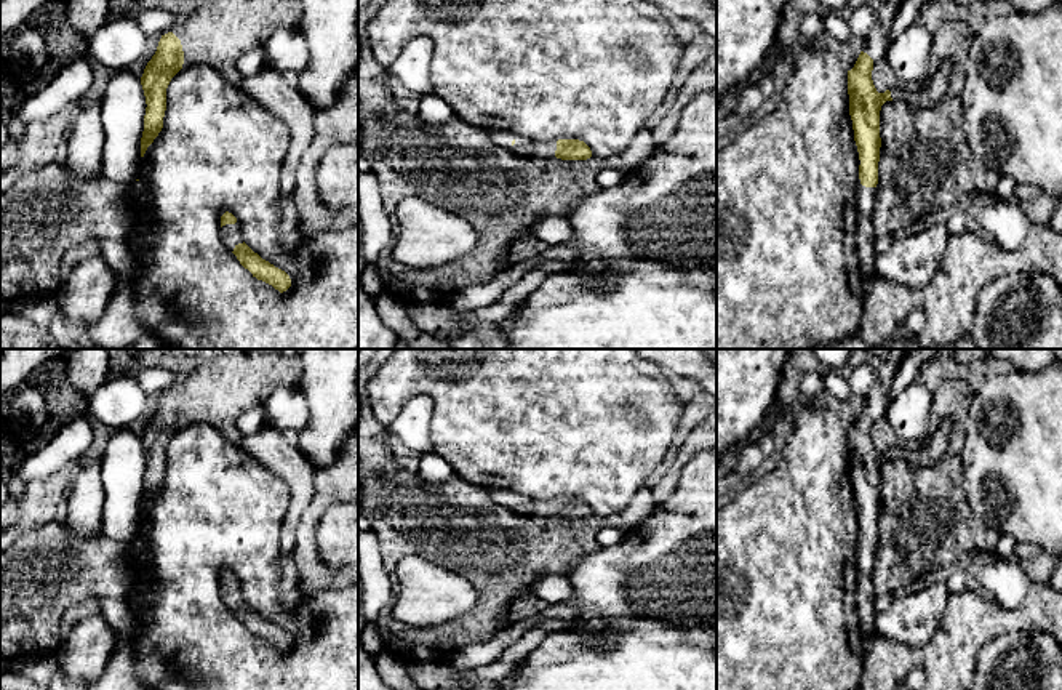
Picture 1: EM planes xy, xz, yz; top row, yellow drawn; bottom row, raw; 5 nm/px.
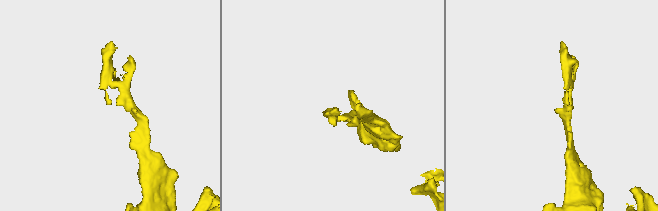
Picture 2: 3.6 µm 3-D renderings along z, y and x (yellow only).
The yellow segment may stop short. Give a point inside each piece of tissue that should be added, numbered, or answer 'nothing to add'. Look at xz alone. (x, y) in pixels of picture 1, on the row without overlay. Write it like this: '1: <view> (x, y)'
1: xz (525, 506)

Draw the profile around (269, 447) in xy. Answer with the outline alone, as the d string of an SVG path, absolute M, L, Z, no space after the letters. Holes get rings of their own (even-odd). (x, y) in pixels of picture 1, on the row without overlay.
M270 426L251 437L243 437L240 445L256 461L273 471L289 488L288 511L278 532L278 546L281 557L285 557L296 548L296 532L310 504L317 469L297 445L289 445L281 431Z

